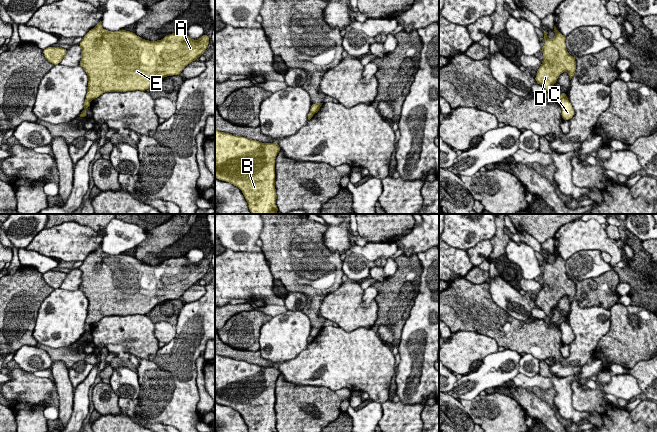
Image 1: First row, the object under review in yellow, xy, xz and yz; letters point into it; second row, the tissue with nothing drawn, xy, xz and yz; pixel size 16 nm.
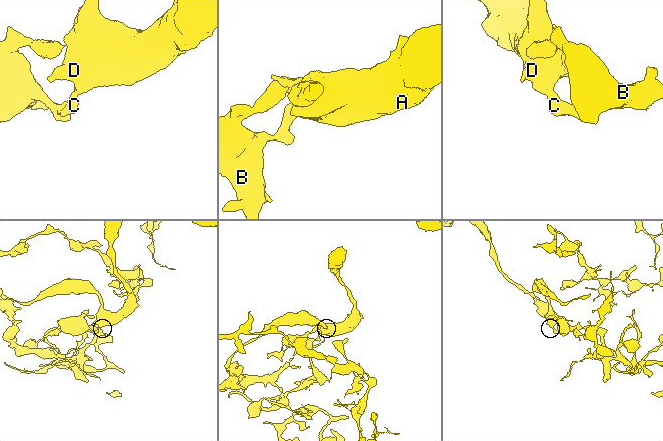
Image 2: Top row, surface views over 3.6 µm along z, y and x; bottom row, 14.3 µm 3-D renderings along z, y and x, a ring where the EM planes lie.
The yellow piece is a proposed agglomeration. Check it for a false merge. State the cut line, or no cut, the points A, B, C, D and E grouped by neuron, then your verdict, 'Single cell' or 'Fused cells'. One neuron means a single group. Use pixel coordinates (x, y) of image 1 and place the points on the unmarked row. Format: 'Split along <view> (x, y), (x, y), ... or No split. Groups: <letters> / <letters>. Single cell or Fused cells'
Split along xy (86, 322), (89, 325). Groups: A D E / B C. Fused cells

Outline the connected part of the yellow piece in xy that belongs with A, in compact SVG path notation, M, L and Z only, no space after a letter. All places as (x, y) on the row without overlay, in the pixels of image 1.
M100 245L79 267L82 272L79 289L88 300L86 323L91 325L104 316L146 315L157 304L180 299L188 288L205 276L209 265L206 258L194 264L185 256L172 257L161 264L149 265L124 253L114 256L104 254Z

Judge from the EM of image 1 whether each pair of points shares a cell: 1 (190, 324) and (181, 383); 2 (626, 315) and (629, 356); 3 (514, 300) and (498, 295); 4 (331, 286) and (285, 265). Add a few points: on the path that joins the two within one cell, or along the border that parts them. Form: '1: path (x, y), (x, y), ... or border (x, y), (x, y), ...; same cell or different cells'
1: path (190, 339), (188, 345), (181, 352), (181, 368); same cell
2: path (629, 325), (629, 346); same cell
3: path (510, 300), (502, 295); same cell
4: path (319, 287), (304, 287), (294, 277); same cell

